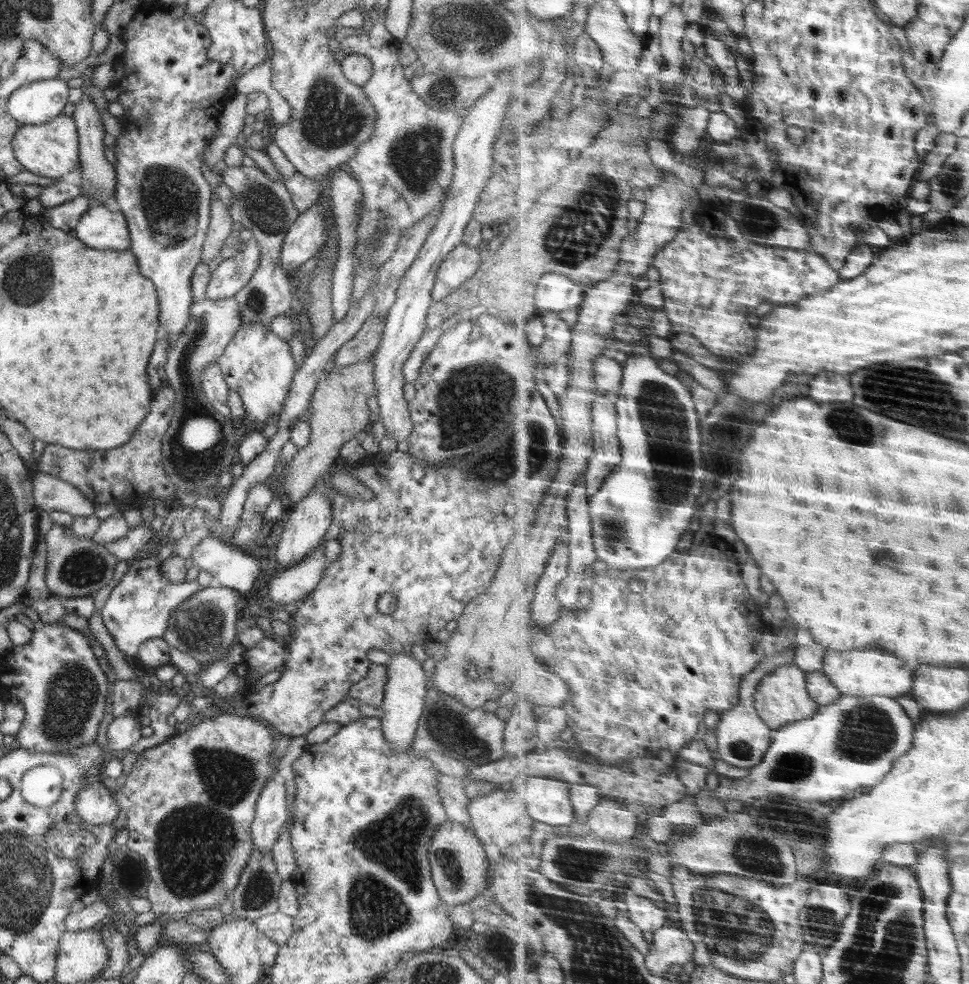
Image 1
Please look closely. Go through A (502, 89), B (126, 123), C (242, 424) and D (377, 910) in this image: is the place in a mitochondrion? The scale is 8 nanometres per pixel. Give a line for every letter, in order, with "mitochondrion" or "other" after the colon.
A: other
B: other
C: other
D: mitochondrion

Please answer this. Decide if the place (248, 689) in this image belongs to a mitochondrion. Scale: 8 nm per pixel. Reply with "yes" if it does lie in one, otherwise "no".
no

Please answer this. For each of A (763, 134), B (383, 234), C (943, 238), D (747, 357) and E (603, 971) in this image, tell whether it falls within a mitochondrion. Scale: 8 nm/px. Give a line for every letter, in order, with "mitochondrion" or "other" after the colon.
A: other
B: mitochondrion
C: other
D: other
E: mitochondrion

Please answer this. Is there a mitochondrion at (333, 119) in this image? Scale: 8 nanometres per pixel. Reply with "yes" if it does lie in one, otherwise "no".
yes

